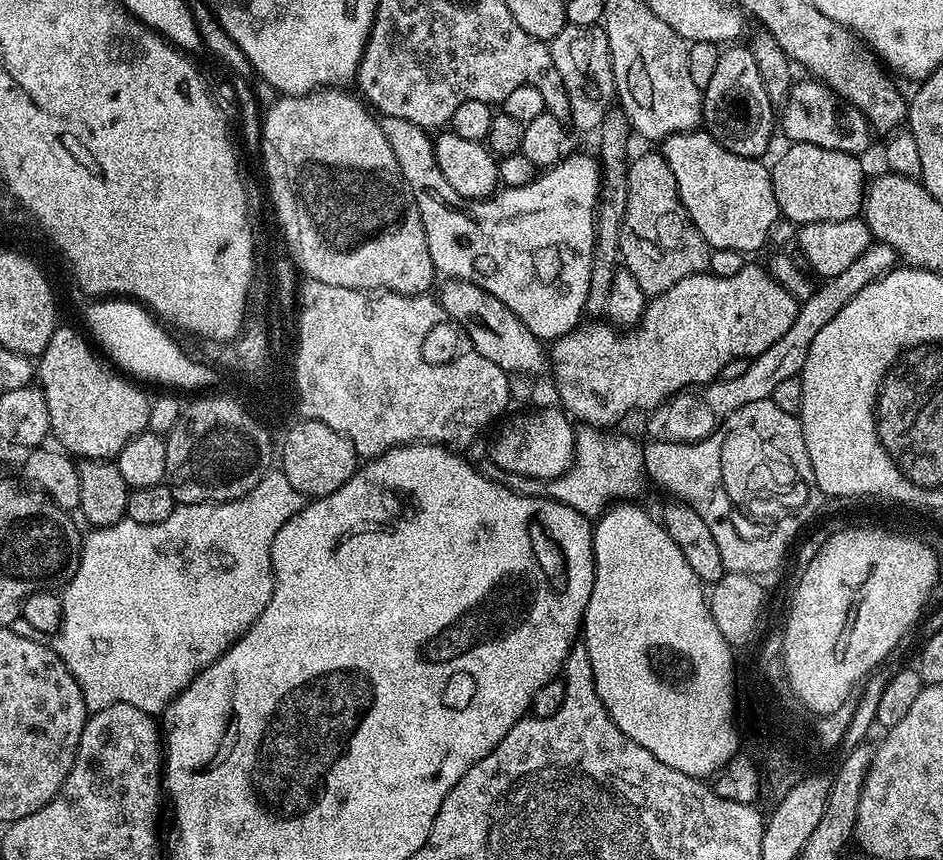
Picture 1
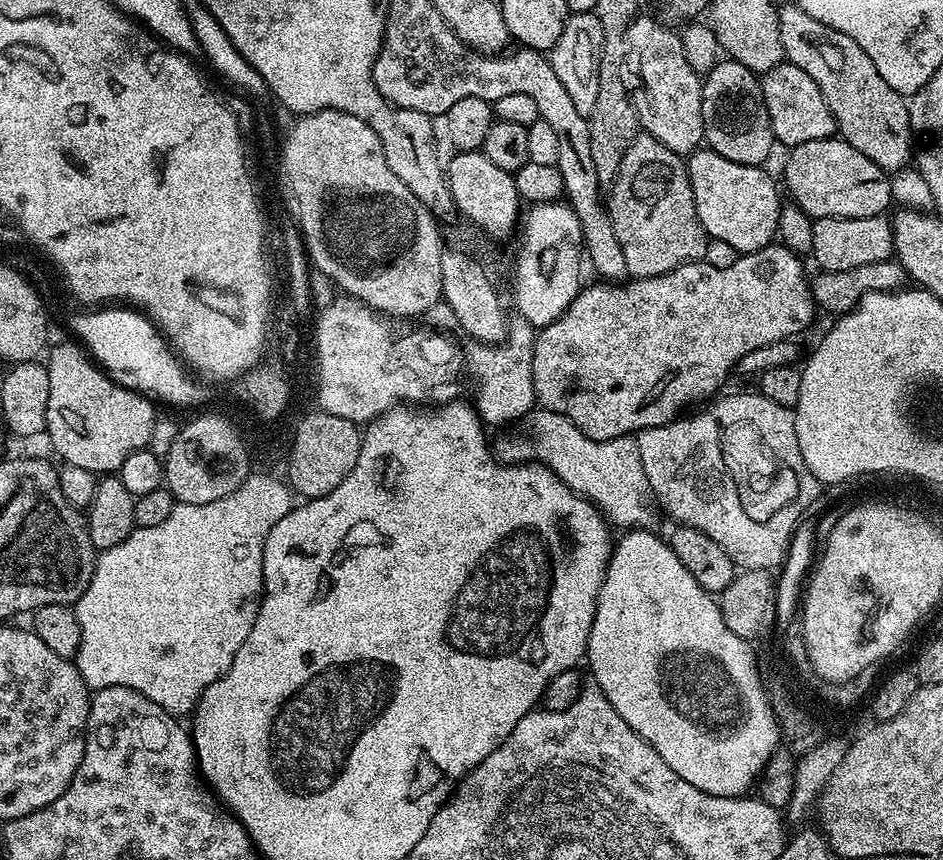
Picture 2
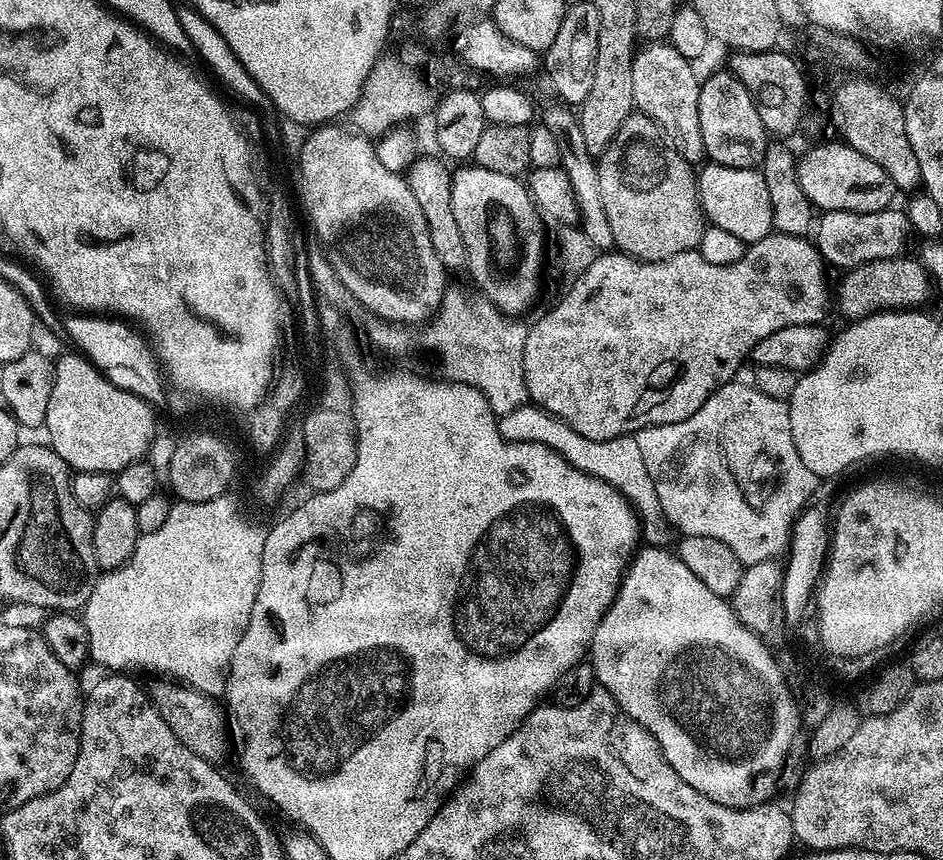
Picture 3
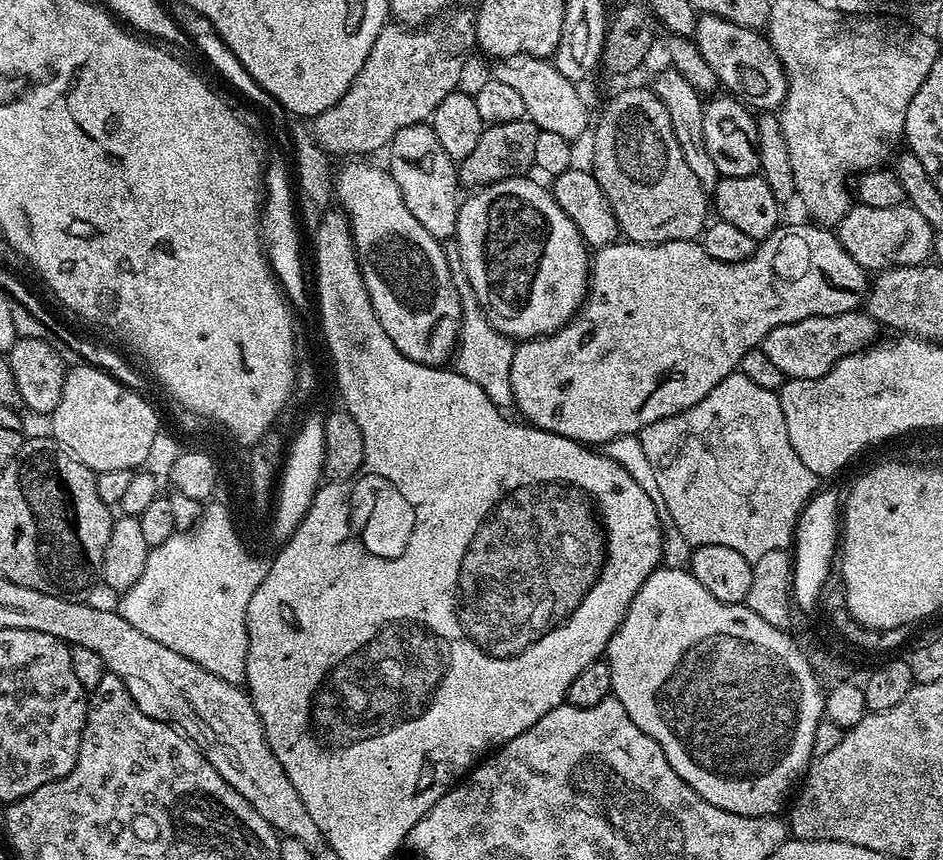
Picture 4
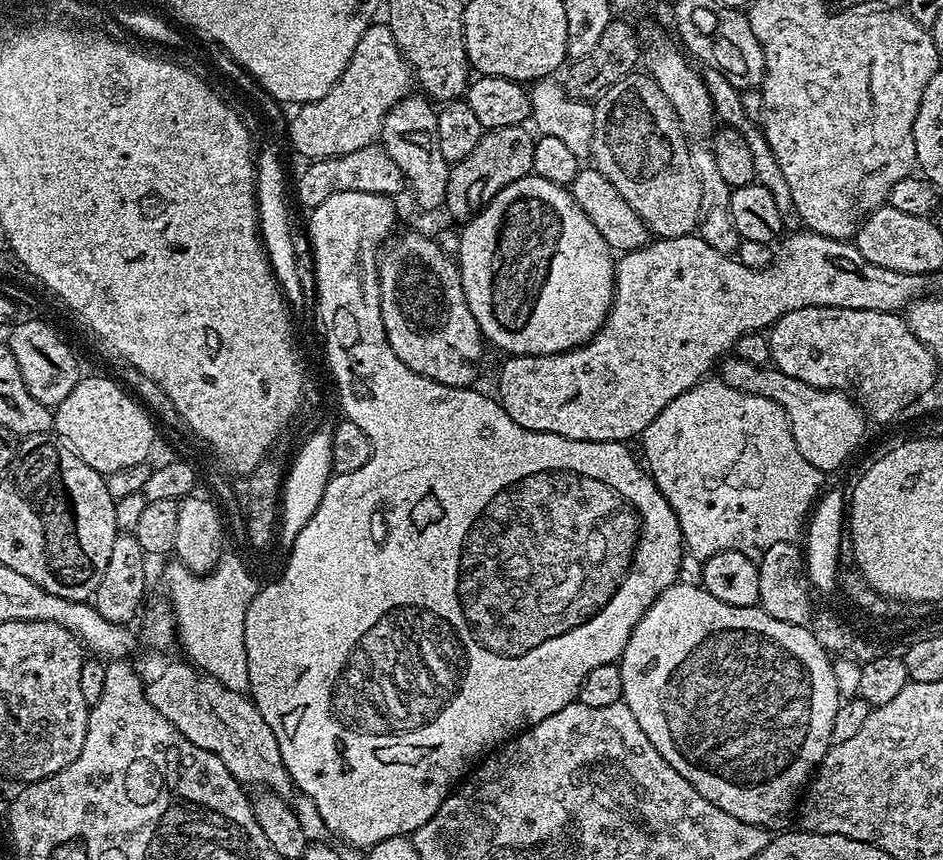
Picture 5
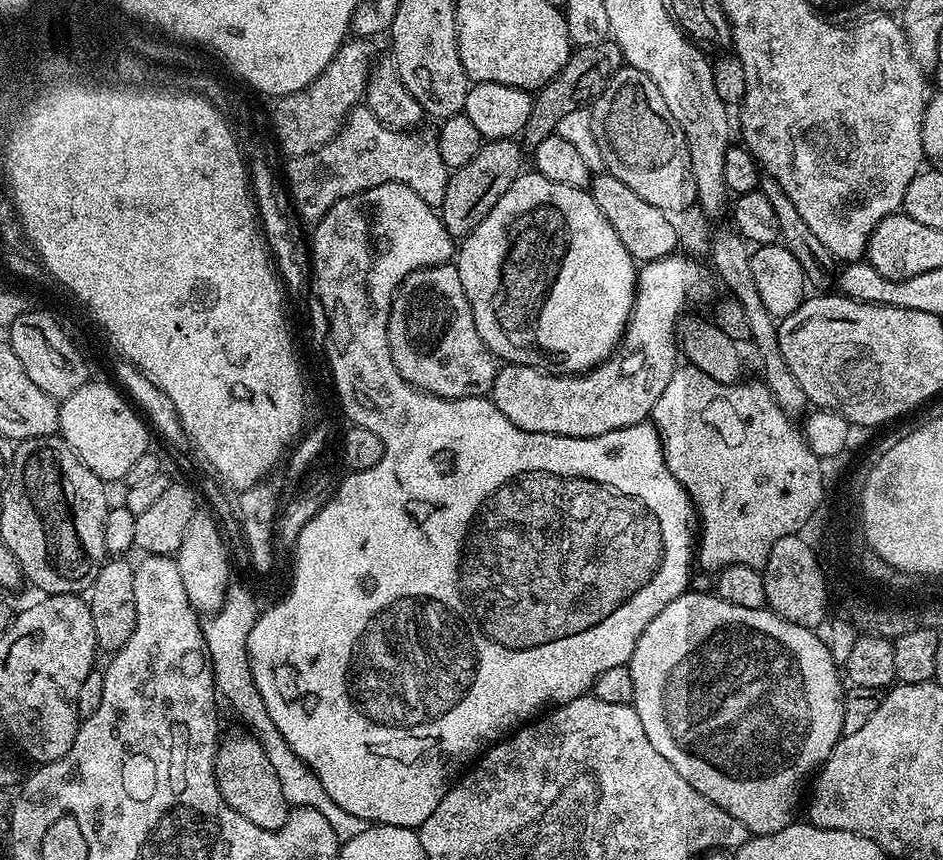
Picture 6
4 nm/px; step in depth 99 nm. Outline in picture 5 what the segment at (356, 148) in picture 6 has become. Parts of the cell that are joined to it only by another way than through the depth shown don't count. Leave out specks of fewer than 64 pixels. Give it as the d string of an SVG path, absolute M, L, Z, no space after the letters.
M383 146L354 150L354 154L332 156L329 160L313 160L299 173L295 183L299 187L295 195L301 199L303 207L308 210L316 208L318 202L326 202L330 194L342 190L355 192L375 190L383 196L395 197L396 192L405 191L406 188L406 181L398 162L390 158L390 154Z

